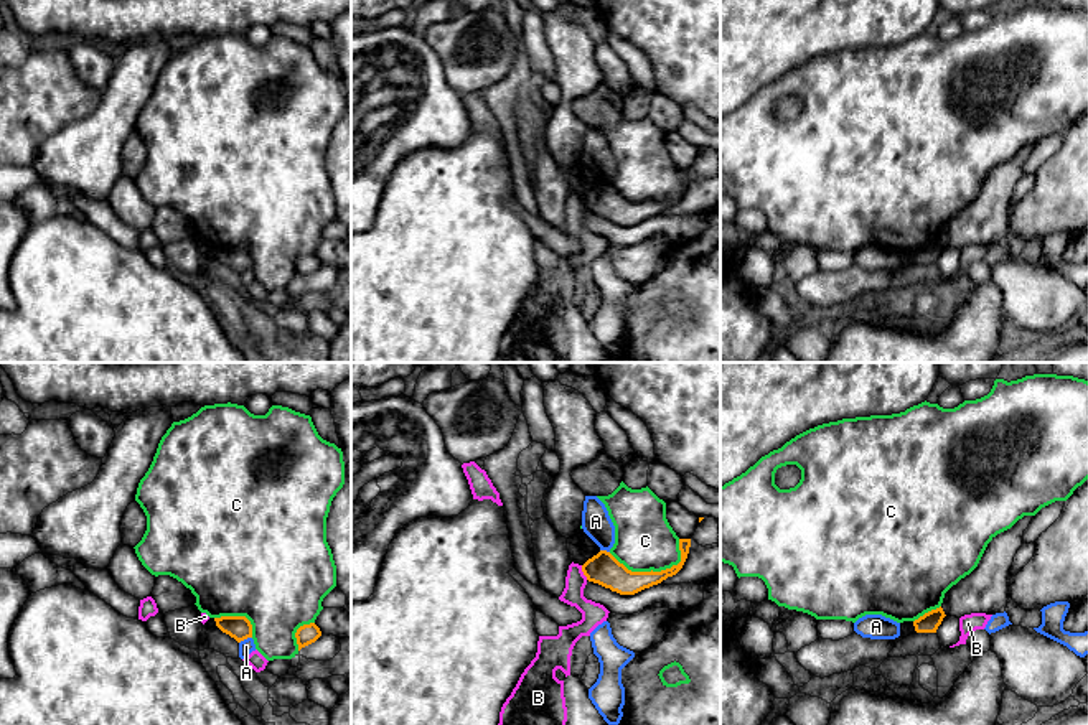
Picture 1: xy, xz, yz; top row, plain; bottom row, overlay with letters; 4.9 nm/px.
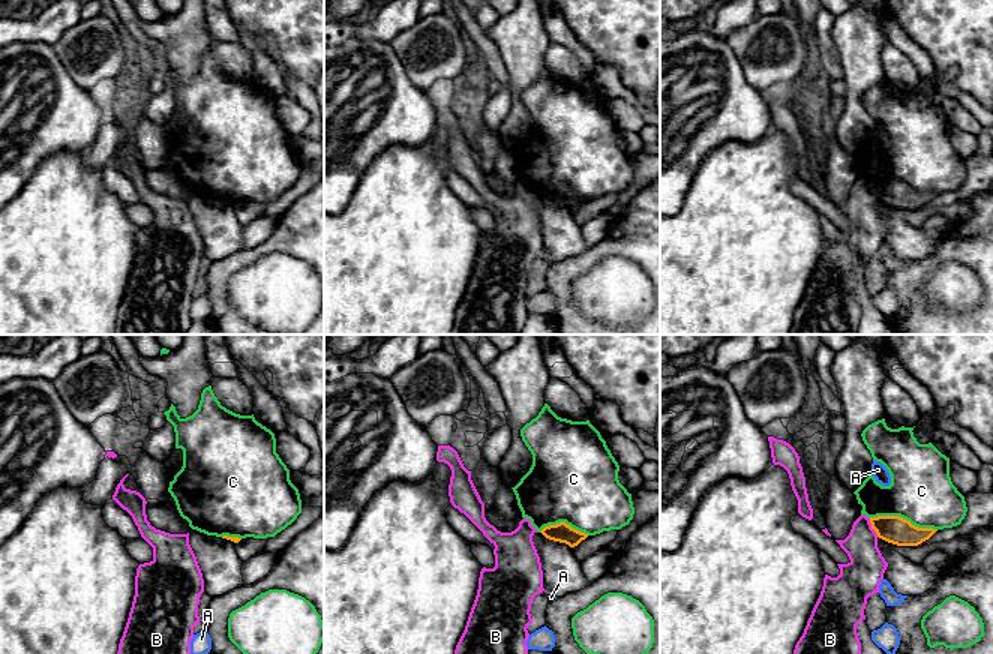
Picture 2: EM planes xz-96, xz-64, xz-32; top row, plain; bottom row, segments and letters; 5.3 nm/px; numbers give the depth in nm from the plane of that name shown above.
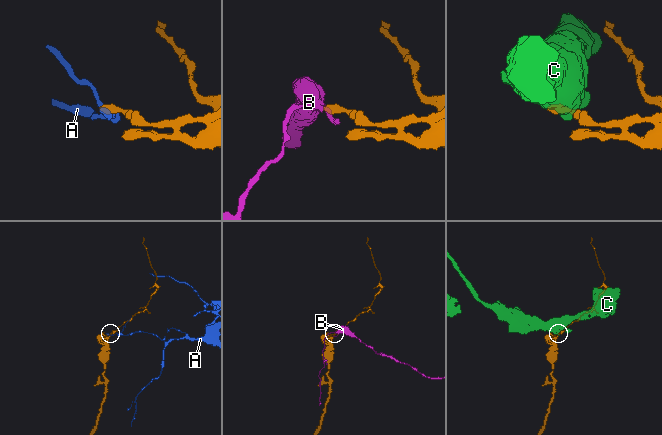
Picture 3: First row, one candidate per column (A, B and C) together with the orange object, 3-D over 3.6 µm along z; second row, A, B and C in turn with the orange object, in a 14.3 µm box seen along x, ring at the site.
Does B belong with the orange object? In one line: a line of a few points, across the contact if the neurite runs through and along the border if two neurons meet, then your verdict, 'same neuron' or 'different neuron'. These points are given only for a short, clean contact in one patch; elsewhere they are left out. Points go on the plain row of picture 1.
xz (581, 196), (587, 210) | different neuron

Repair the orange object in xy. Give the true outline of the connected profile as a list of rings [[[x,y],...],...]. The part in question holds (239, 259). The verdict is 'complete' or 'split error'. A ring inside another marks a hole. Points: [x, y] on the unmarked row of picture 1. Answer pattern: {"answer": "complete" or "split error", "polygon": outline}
{"answer": "complete", "polygon": [[[221,247],[214,249],[216,257],[234,269],[237,274],[252,269],[252,255],[246,247]]]}

